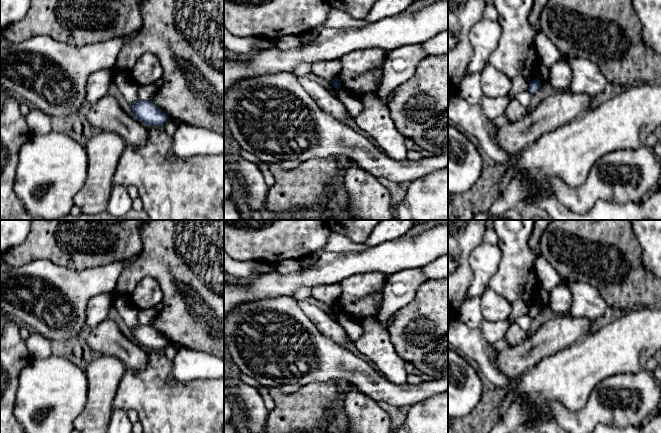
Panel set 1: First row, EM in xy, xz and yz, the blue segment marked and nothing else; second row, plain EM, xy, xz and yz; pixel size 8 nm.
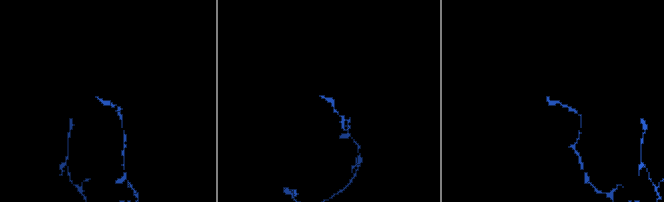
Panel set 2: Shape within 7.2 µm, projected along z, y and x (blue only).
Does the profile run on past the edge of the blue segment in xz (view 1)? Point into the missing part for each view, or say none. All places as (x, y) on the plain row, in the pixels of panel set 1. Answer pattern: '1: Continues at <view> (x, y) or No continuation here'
1: No continuation here

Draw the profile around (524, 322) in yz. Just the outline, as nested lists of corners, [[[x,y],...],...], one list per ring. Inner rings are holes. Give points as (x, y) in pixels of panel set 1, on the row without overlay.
[[[528,315],[520,316],[515,321],[524,331],[527,331],[532,323],[532,319]]]

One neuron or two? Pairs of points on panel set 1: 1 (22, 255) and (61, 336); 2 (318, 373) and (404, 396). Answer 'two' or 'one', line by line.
1: two
2: one

